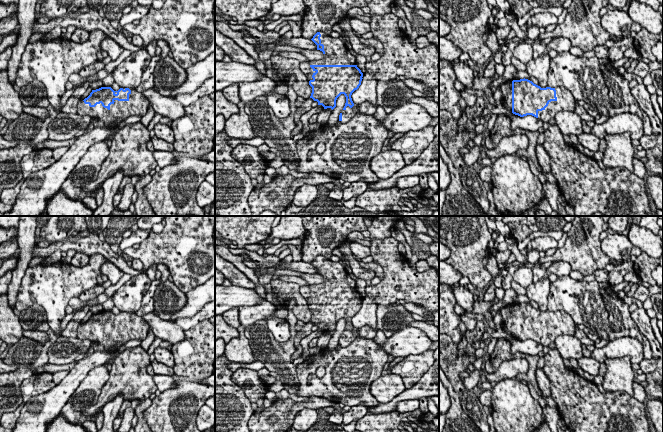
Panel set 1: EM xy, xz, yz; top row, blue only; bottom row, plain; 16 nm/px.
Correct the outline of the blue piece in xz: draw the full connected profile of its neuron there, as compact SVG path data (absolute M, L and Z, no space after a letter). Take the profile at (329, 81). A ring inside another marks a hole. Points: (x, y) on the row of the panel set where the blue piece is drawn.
M317 32L311 39L317 50L324 54L322 60L300 63L300 70L306 75L312 87L310 98L324 109L336 107L336 100L344 94L346 103L339 115L339 121L347 123L358 112L354 108L352 93L361 85L363 73L353 56L340 38L324 32Z

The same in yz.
M524 78L506 80L499 87L502 101L520 117L532 115L548 123L559 111L575 112L577 100L564 86L541 88Z

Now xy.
M101 87L92 90L84 100L79 100L77 114L88 115L109 126L129 116L143 117L149 104L145 95L136 89L120 88L114 91L111 87Z

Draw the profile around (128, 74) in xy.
M145 48L132 52L123 62L113 69L114 81L121 88L136 89L140 85L142 75L151 59Z

